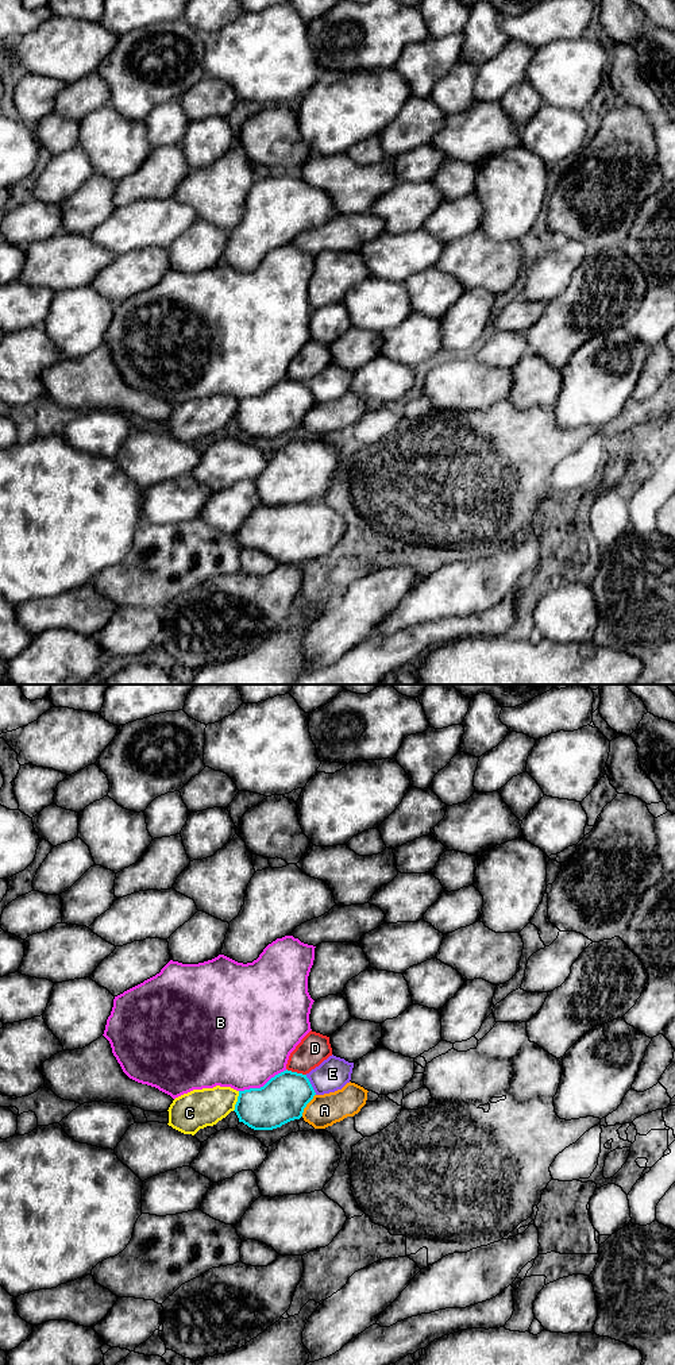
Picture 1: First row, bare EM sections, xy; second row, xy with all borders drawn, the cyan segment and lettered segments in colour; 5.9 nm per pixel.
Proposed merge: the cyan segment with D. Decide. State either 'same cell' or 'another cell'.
another cell

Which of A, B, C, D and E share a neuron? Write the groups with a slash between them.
A / B / C / D / E

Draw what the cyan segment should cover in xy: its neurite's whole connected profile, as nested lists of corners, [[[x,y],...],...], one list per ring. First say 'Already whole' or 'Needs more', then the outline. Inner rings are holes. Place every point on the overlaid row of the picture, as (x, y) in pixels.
Already whole. [[[286,1069],[261,1088],[239,1091],[234,1111],[254,1130],[273,1130],[300,1119],[315,1095],[306,1075]]]

